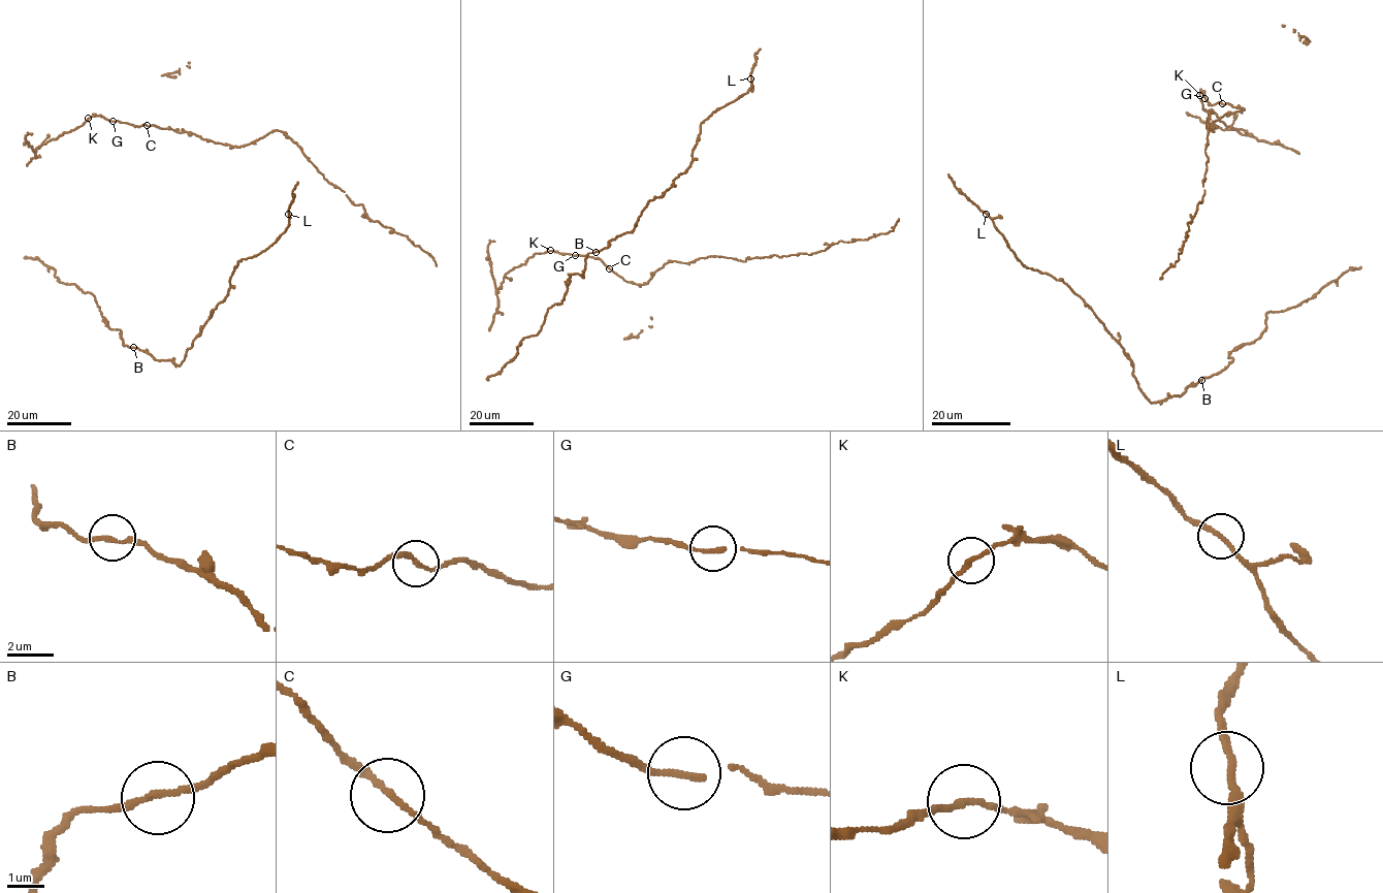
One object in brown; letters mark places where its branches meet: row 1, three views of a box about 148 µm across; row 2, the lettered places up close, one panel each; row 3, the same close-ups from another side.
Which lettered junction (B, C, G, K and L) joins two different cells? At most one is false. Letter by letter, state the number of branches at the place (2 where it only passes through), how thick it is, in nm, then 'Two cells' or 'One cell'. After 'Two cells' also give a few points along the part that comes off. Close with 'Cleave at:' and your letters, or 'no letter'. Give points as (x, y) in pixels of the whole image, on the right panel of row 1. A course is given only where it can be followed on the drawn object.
B: Branches: 2. Thickness 170 nm. One cell
C: Branches: 2. Thickness 170 nm. One cell
G: Branches: 2. Thickness 160 nm. One cell
K: Branches: 2. Thickness 160 nm. One cell
L: Branches: 2. Thickness 190 nm. One cell
Cleave at: no letter

